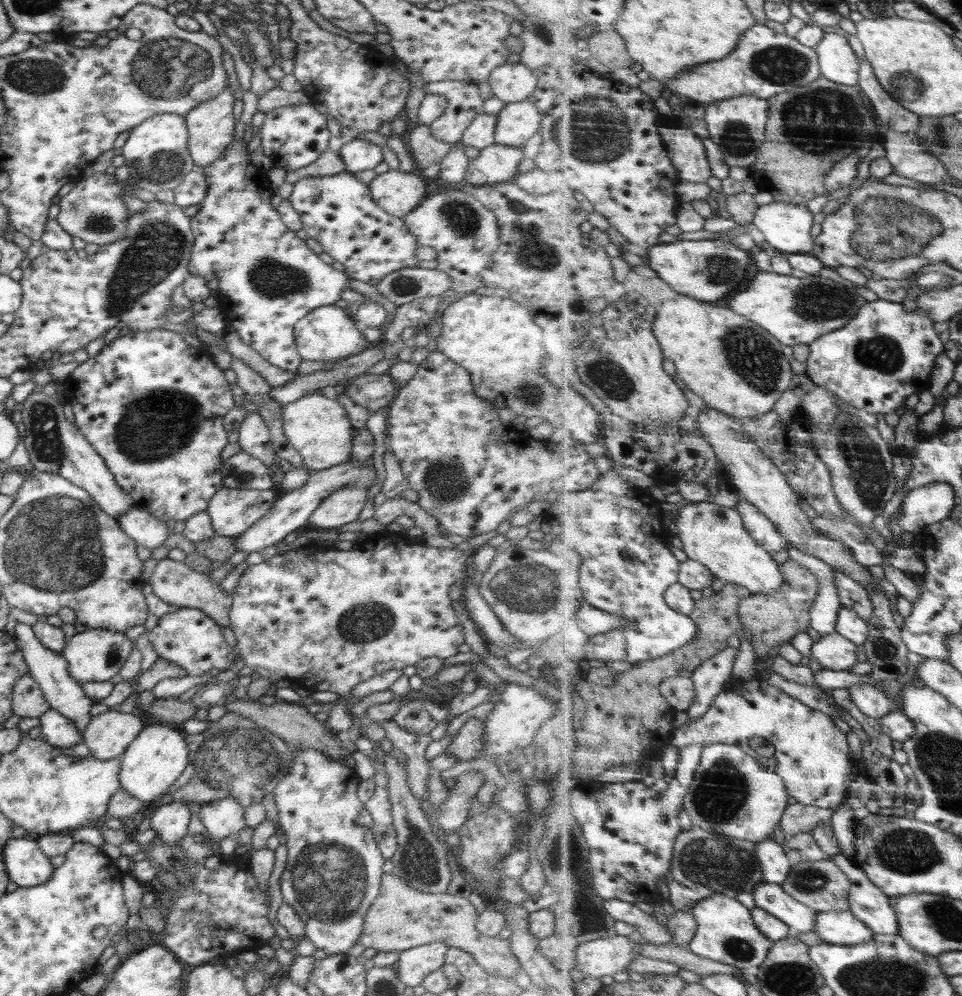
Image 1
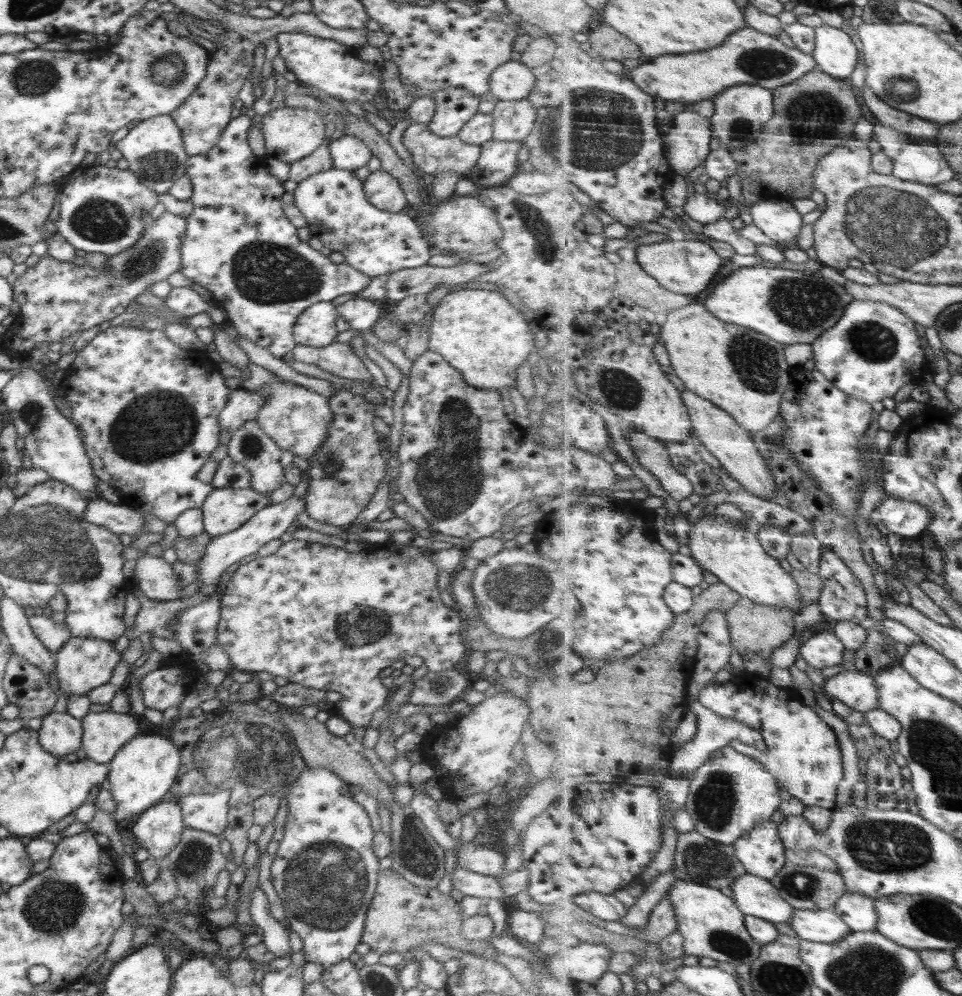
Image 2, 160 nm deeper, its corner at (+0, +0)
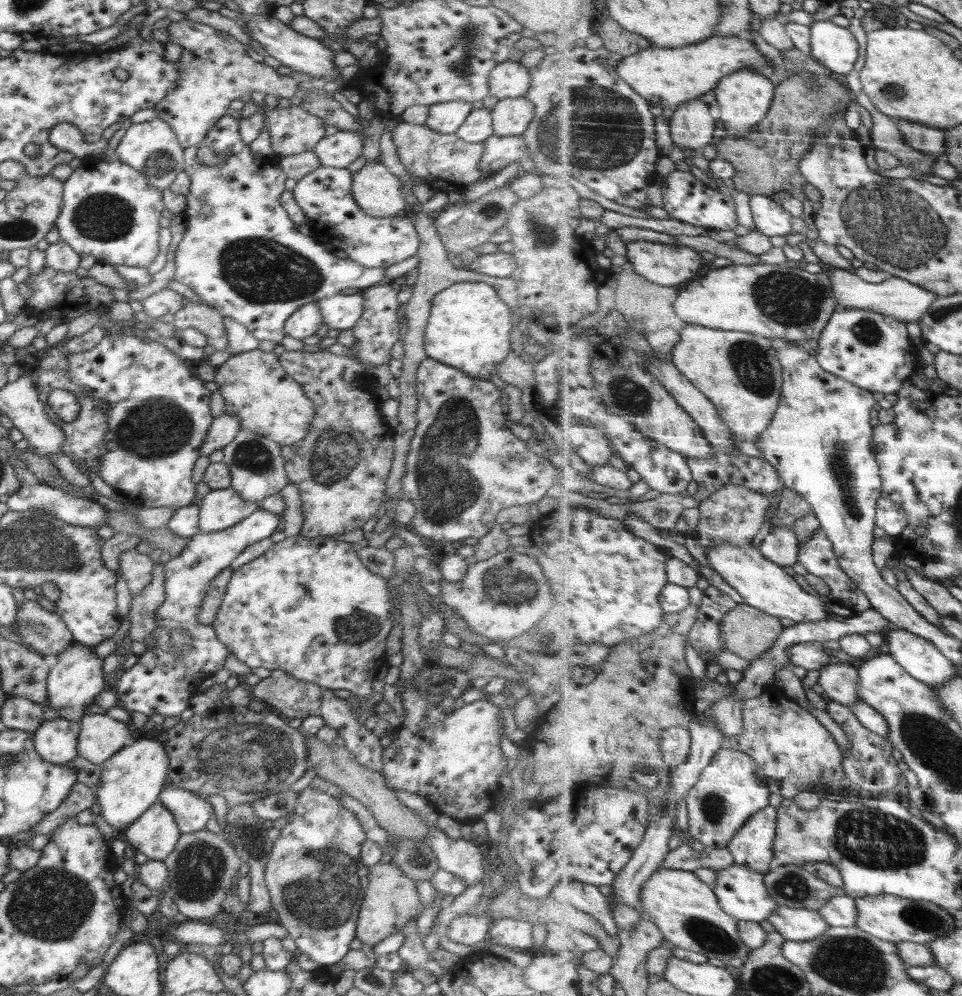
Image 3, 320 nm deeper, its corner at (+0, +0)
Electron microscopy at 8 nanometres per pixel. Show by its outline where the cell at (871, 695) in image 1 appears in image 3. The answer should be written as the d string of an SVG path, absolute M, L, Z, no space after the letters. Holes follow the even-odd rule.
M842 662L825 666L818 682L834 701L854 706L861 701L860 681L858 665Z

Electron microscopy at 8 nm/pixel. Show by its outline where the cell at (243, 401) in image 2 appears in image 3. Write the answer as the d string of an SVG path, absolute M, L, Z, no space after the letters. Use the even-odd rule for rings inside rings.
M224 412L214 418L208 429L205 441L200 447L200 457L208 457L214 451L223 449L241 430L239 418Z

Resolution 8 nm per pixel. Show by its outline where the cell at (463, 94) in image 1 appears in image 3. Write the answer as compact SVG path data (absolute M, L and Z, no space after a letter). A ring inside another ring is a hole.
M464 100L431 104L425 126L442 134L452 134L466 121L470 112L472 103Z

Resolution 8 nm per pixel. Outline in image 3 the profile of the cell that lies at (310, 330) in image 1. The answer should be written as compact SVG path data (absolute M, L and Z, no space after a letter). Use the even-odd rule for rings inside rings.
M310 303L301 306L293 315L286 320L284 333L297 340L316 335L316 331L323 326L322 313L317 303Z

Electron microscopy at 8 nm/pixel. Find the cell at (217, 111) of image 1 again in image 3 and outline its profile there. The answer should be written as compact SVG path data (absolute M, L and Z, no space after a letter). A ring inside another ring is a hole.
M181 19L180 21L172 21L167 27L169 37L166 42L178 44L183 48L183 52L177 63L181 66L181 75L178 77L177 83L163 96L163 99L155 104L153 108L158 119L168 123L172 130L176 133L178 142L185 148L198 145L206 138L207 131L214 128L214 124L222 119L222 116L229 114L229 104L232 100L240 100L244 94L248 95L252 92L264 93L276 98L292 98L298 92L298 85L290 75L282 76L276 69L254 61L247 51L246 46L240 43L227 32L216 30L213 26L202 24L189 19Z

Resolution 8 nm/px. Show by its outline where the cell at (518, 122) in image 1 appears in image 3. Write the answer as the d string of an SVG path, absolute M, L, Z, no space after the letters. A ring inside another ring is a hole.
M525 96L514 99L499 99L490 110L493 134L522 136L534 118L534 107Z

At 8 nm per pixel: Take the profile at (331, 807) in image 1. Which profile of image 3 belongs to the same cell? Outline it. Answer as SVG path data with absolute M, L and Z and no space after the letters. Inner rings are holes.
M310 785L298 794L288 824L280 830L280 837L273 842L270 860L264 872L272 914L275 921L288 930L288 935L298 947L297 953L306 954L320 967L340 962L351 950L350 944L356 938L356 923L370 874L370 868L362 865L359 857L366 840L366 834L352 811L342 807L338 798L316 791Z

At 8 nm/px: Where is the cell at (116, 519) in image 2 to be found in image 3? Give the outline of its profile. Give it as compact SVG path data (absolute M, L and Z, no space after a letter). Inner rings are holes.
M26 482L26 484L20 485L20 488L13 492L5 503L8 505L10 512L24 512L37 508L37 510L53 514L53 516L66 524L77 526L83 530L87 530L89 527L95 528L105 525L105 518L108 514L108 510L94 499L78 498L74 494L69 495L62 489L45 485L43 482L41 484Z

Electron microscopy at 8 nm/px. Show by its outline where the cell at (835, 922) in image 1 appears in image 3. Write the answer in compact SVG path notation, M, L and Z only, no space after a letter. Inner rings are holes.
M781 905L769 921L788 941L804 942L826 936L832 928L818 909Z

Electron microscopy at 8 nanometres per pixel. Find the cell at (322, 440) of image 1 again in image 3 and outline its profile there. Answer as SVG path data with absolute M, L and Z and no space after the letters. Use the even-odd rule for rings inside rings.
M242 352L225 362L216 362L214 381L224 398L224 412L237 416L241 429L251 430L281 446L298 444L313 419L314 403L306 397L302 387L286 375L279 358L273 352Z

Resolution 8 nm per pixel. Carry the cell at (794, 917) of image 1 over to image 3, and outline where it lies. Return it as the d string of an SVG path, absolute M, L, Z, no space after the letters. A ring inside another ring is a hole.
M734 864L717 874L715 890L721 905L738 920L762 922L781 906L772 898L762 873Z

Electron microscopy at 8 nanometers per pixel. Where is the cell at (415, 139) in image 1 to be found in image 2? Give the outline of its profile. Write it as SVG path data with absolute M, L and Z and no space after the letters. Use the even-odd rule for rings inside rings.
M412 123L402 135L402 142L412 155L412 160L421 175L432 174L436 176L445 170L453 170L459 178L468 177L473 166L478 162L481 148L460 140L457 135L441 137L430 132L427 125Z

